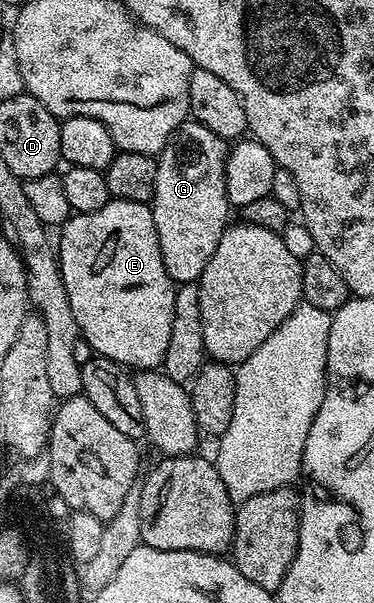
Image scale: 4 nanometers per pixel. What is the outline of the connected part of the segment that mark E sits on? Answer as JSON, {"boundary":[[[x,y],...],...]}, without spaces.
{"boundary":[[[109,200],[98,212],[73,213],[63,223],[63,230],[60,242],[58,238],[60,275],[83,341],[99,357],[119,362],[133,371],[163,367],[166,344],[170,344],[170,324],[174,320],[176,286],[164,267],[151,205]]]}

